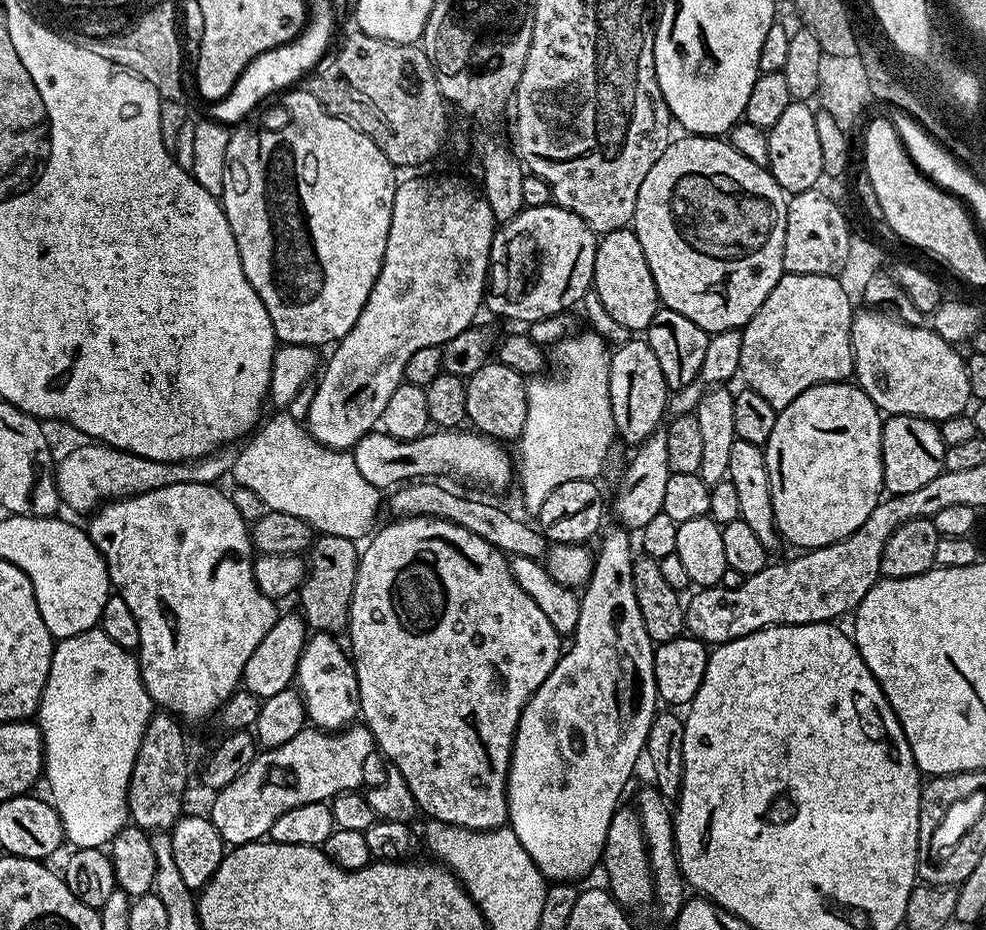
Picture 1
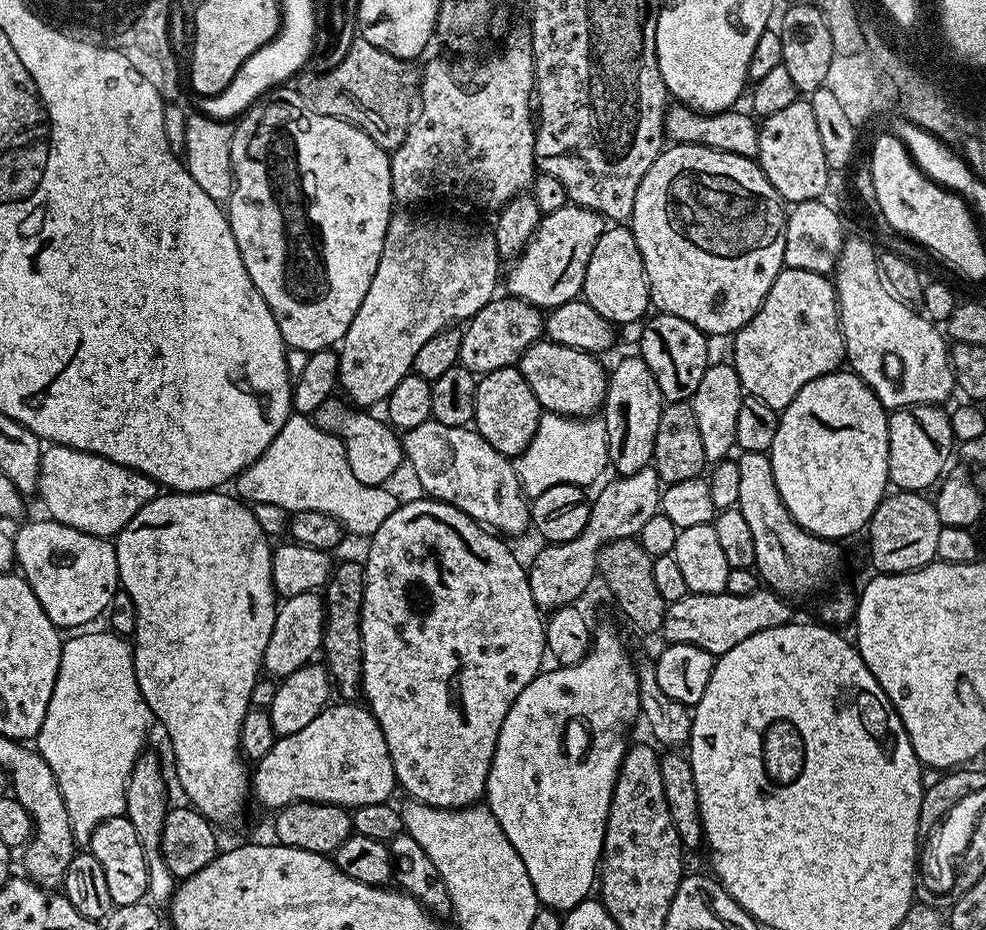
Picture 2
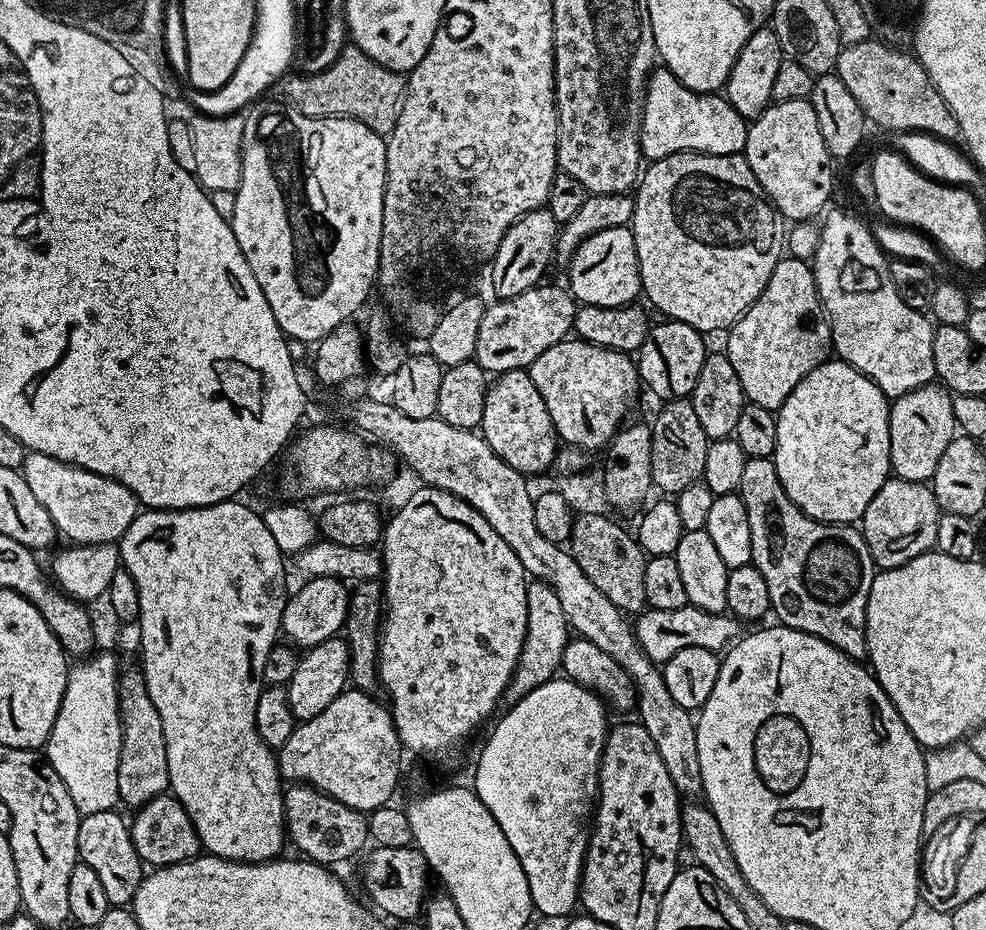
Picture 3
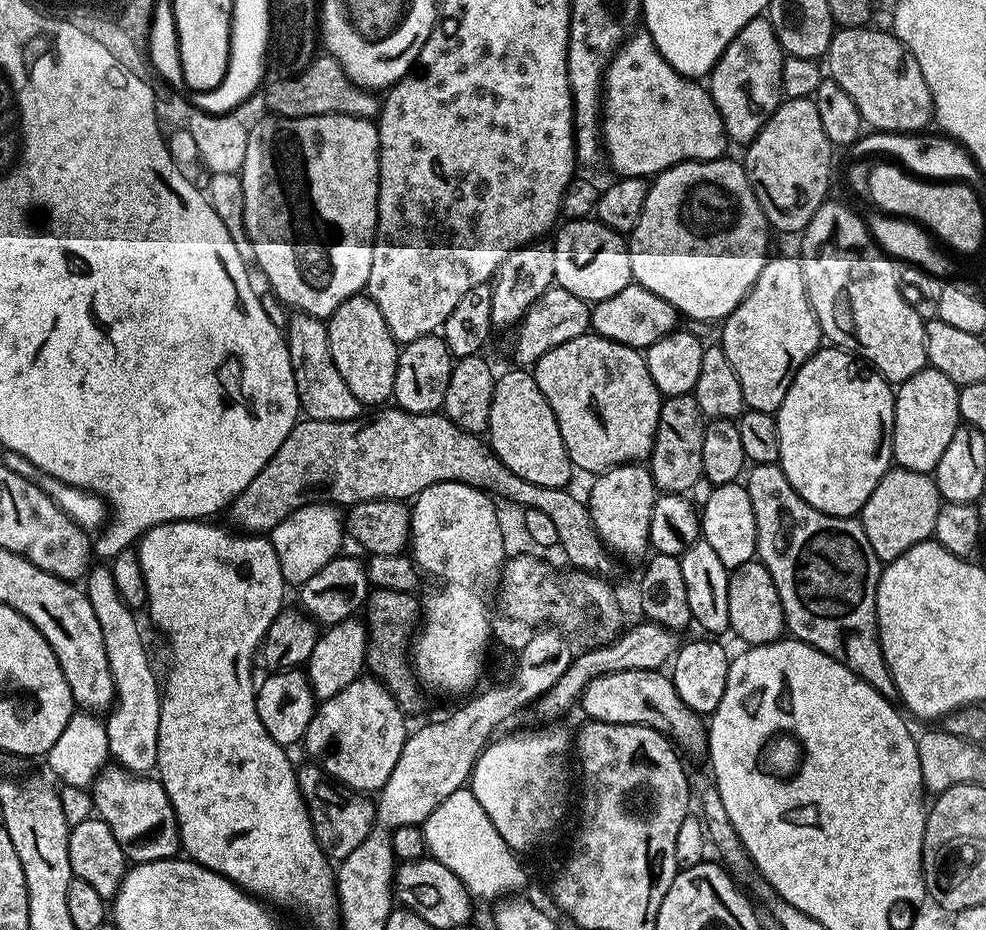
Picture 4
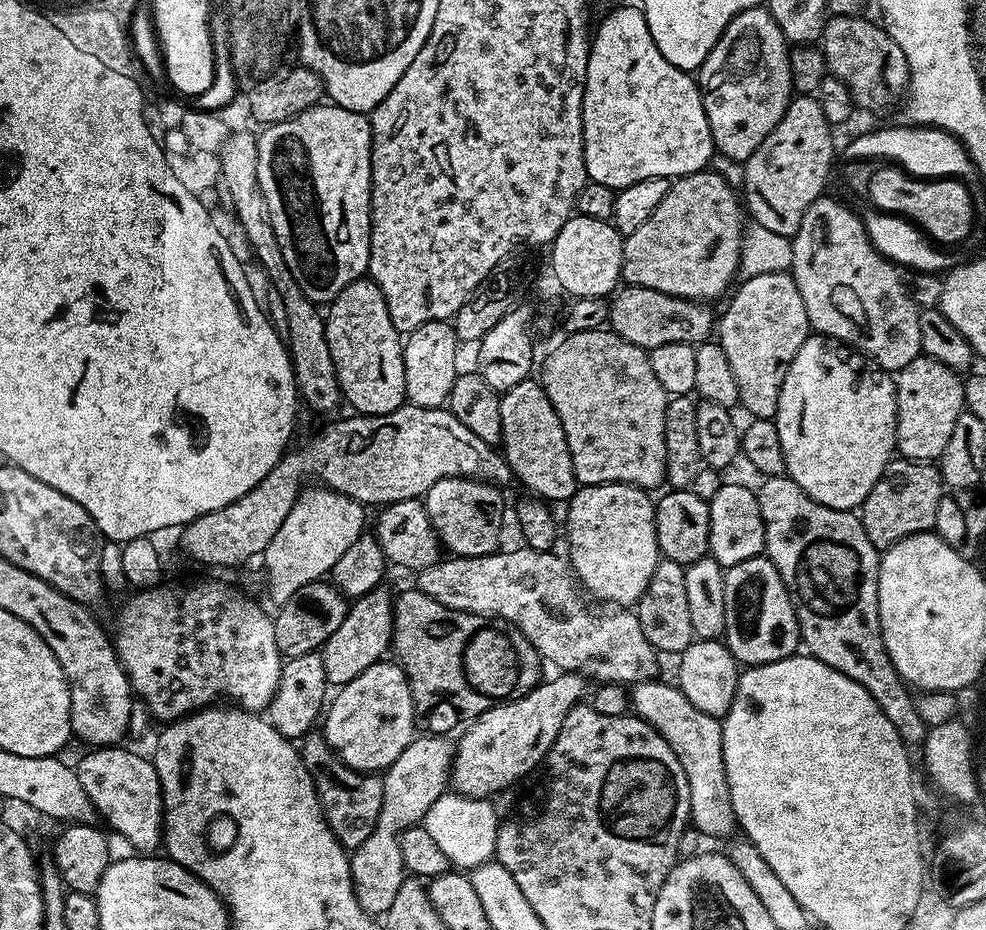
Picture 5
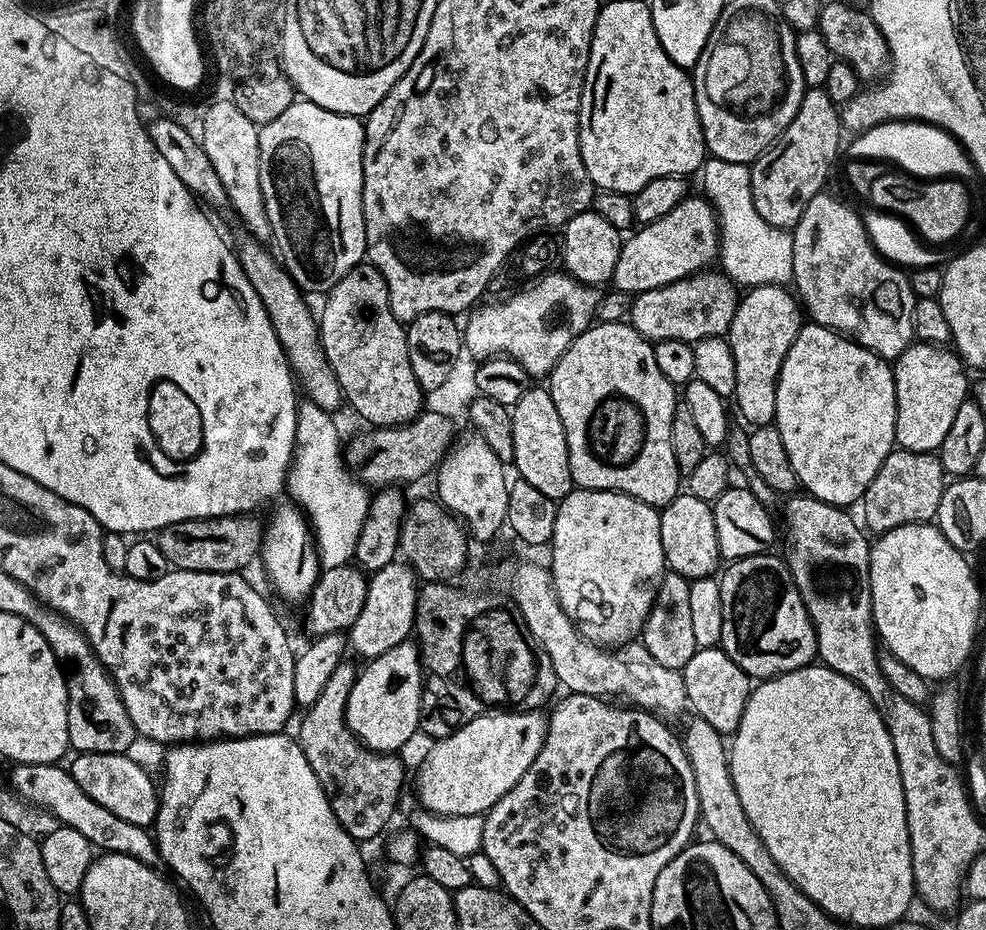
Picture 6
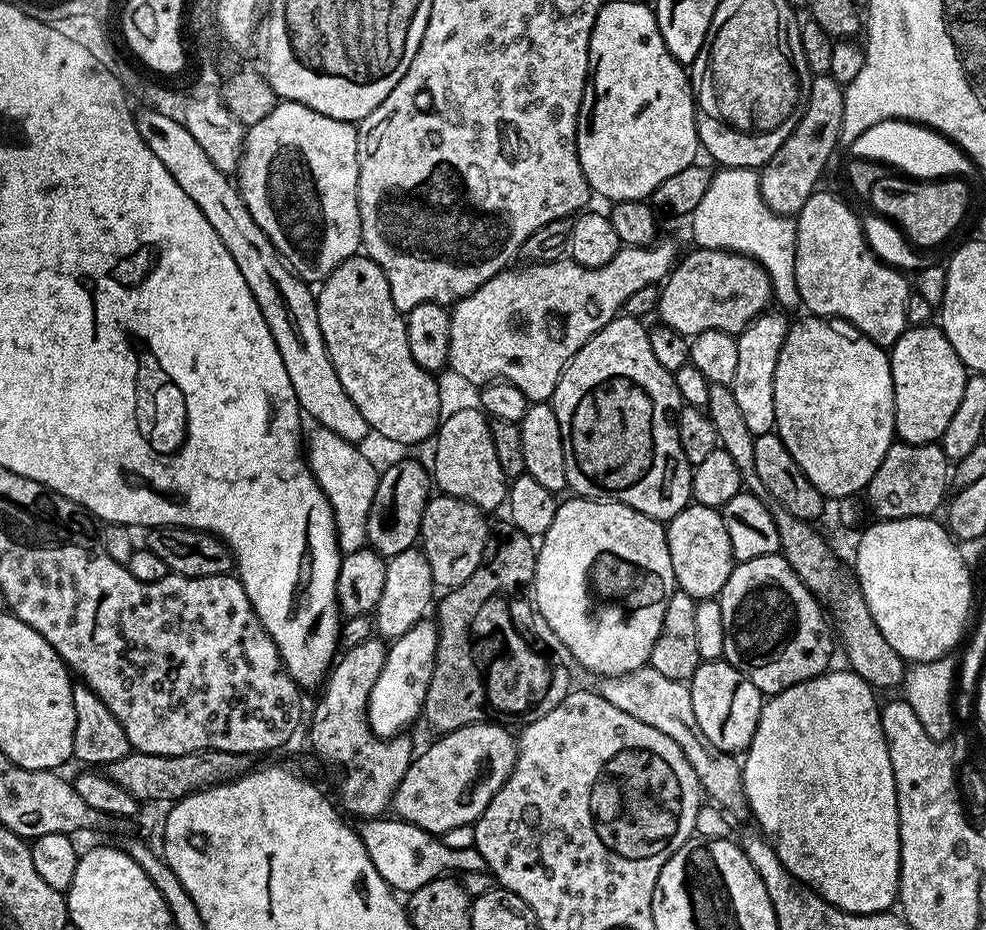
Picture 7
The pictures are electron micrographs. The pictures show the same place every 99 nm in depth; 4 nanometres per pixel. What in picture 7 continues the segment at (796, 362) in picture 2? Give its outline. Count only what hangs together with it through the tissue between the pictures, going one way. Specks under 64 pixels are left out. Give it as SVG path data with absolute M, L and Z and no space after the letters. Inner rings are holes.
M769 310L755 316L736 336L738 342L738 367L734 373L734 382L730 386L734 399L738 402L739 412L743 415L747 429L754 437L773 431L774 418L774 370L778 366L778 354L786 342L790 320L780 310Z

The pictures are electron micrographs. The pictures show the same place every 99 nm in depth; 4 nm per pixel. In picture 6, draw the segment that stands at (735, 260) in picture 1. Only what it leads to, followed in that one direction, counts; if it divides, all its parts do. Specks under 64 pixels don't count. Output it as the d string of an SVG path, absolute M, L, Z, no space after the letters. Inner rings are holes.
M700 194L685 196L674 210L670 210L670 214L662 214L662 218L637 227L632 234L629 240L627 237L621 243L618 266L611 279L616 290L631 294L695 276L697 272L705 271L720 251L720 225L716 222L716 211Z

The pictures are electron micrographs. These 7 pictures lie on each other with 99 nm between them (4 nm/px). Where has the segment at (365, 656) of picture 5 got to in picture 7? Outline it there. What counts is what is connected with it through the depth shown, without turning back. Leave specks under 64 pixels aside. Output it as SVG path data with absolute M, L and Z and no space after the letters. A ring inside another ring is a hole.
M419 547L402 550L402 554L389 556L386 561L386 582L374 611L374 628L385 641L391 642L429 615L434 604L432 591L437 591L438 585L434 582L434 574L430 574L426 554Z

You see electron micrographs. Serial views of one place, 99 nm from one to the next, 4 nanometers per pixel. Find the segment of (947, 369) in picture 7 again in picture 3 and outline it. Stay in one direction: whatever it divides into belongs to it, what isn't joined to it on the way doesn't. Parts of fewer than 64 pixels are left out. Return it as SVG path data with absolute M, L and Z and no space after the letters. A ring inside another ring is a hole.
M933 382L918 386L918 390L910 390L891 401L888 425L891 471L895 475L904 480L931 481L946 446L950 446L950 442L958 435L952 398L953 393L943 384Z

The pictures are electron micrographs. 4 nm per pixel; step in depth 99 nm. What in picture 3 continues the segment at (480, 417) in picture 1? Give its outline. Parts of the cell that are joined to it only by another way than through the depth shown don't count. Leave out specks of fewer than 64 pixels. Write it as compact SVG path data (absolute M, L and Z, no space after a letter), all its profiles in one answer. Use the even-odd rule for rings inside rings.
M525 369L503 372L489 383L479 431L502 462L514 466L514 470L524 473L525 477L533 478L556 463L558 437L554 422L550 410L546 410L546 402L542 402L542 394L538 394L538 386L534 386Z

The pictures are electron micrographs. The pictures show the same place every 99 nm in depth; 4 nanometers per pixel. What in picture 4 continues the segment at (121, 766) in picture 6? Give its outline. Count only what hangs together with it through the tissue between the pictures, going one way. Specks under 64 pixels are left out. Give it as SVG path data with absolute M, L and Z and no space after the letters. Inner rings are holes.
M109 763L90 785L95 815L114 830L118 846L132 864L145 864L155 860L171 860L181 851L180 831L174 806L160 785L159 779L148 774L127 772L119 764Z

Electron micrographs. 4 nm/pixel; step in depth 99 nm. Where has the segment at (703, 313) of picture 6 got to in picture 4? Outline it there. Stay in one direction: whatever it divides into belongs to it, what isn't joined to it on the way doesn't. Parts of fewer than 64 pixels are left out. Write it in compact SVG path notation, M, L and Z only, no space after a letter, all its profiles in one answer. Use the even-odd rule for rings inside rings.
M635 282L618 290L618 294L614 294L614 298L595 301L591 305L591 312L591 331L595 335L618 342L622 346L641 350L654 346L654 342L666 338L678 328L678 324L676 324L678 313L673 304Z

